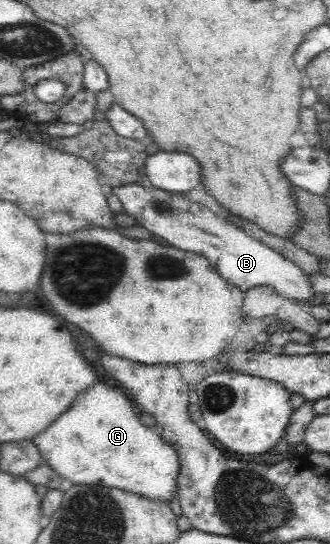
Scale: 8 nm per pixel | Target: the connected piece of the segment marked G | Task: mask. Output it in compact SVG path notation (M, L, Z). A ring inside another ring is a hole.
M94 384L33 441L45 464L62 476L65 485L103 485L169 505L178 499L180 464L177 451L161 438L154 427L141 423L139 414L135 414L139 412L138 408L133 408L135 403L123 394L122 390L107 388L105 384Z

